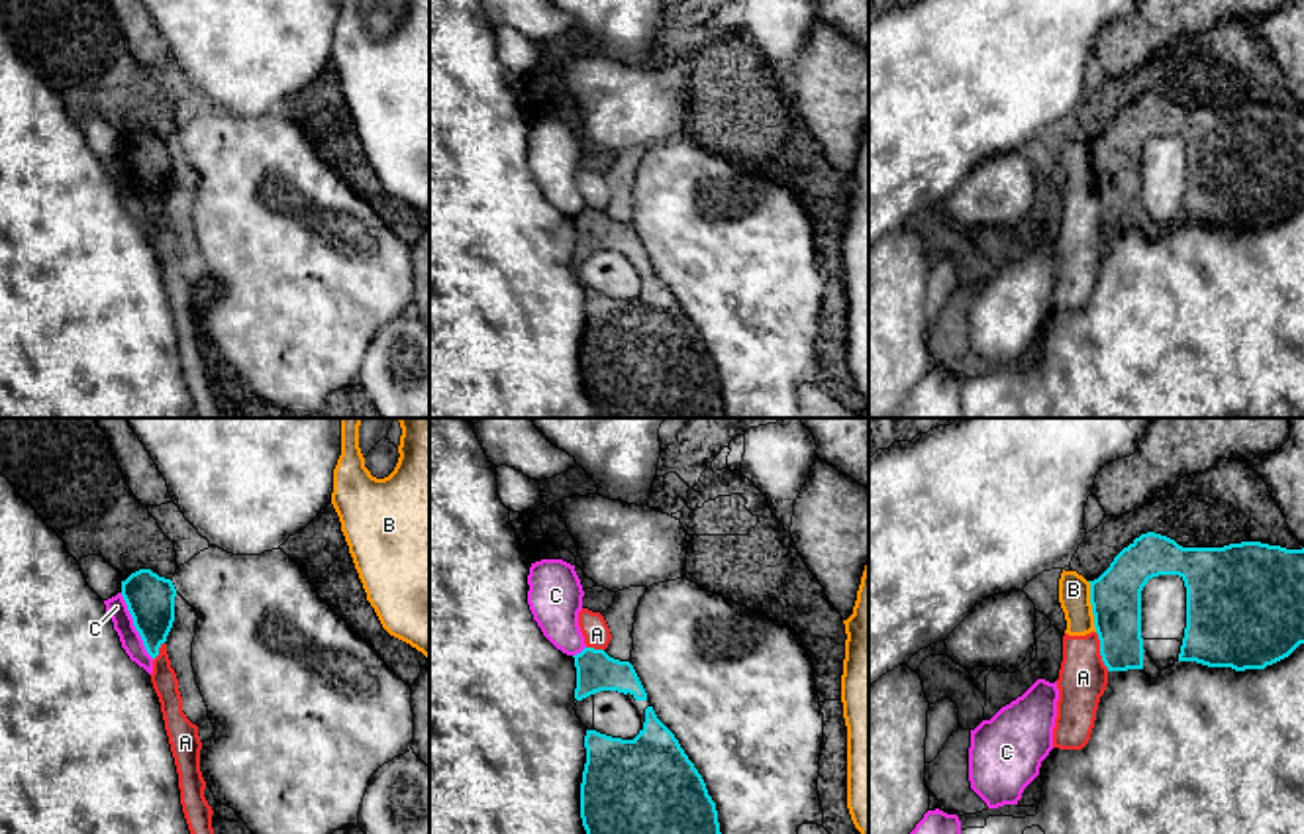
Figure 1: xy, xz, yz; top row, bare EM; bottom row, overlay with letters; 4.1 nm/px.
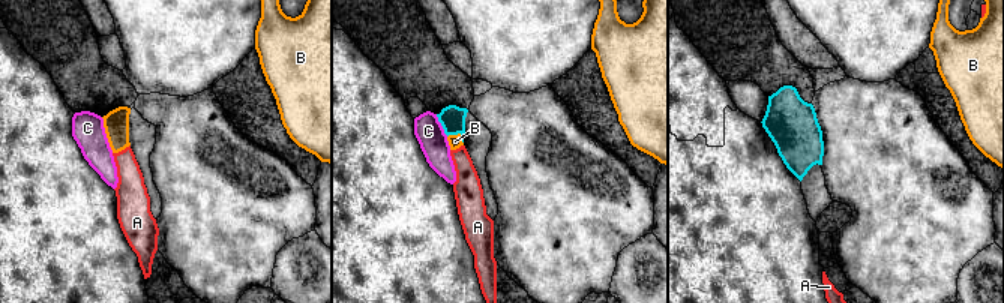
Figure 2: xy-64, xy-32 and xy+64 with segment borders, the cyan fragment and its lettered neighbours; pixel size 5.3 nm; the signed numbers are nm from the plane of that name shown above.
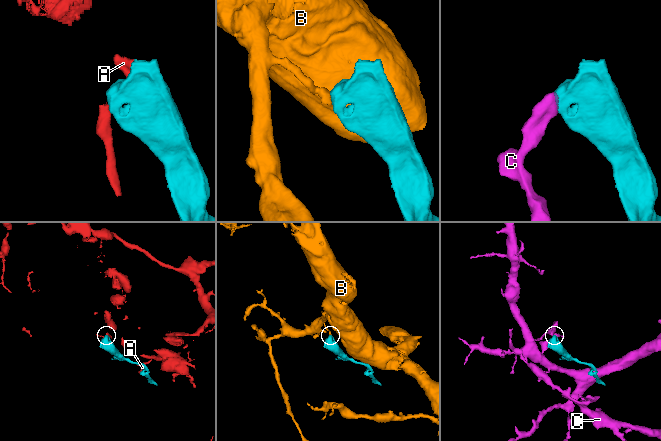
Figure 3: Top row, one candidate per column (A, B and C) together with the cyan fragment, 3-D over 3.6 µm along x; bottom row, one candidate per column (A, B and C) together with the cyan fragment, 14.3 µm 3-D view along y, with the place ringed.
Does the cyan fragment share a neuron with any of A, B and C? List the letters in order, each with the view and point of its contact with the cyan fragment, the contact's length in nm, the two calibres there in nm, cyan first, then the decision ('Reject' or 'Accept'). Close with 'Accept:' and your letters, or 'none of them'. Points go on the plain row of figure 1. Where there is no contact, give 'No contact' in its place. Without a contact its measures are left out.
A: Touches cyan at yz (1101, 212). Shared border 170 nm. Thickness 200 nm (cyan) against 200 nm. Reject
B: Touches cyan at yz (1093, 167). Shared border 220 nm. Thickness 200 nm (cyan) against 130 nm. Reject
C: Touches cyan at xy (134, 185). Shared border 300 nm. Thickness 200 nm (cyan) against 90 nm. Reject
Accept: none of them

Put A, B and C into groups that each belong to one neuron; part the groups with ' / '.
A B / C

